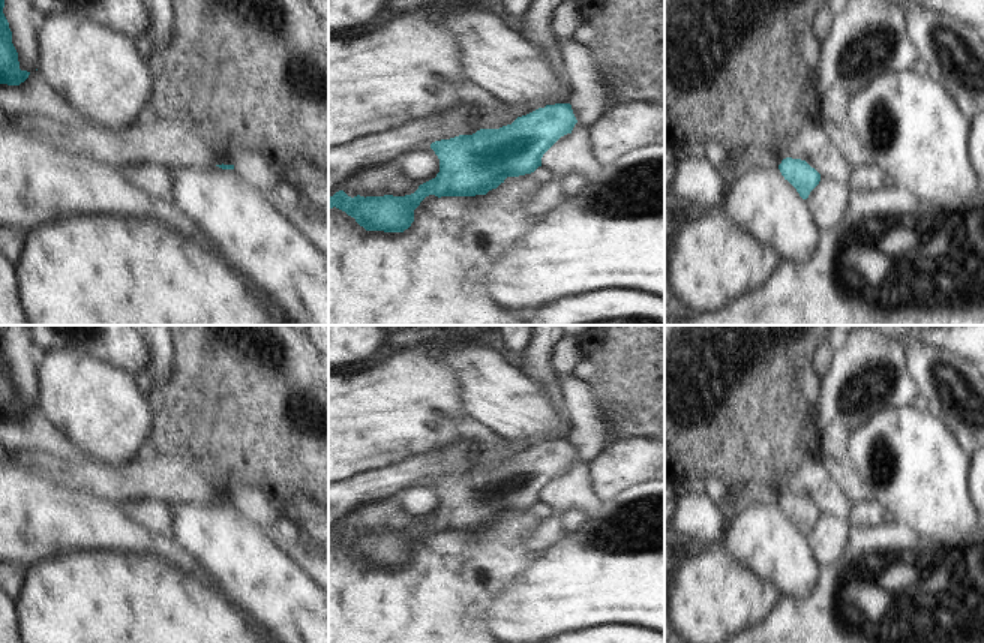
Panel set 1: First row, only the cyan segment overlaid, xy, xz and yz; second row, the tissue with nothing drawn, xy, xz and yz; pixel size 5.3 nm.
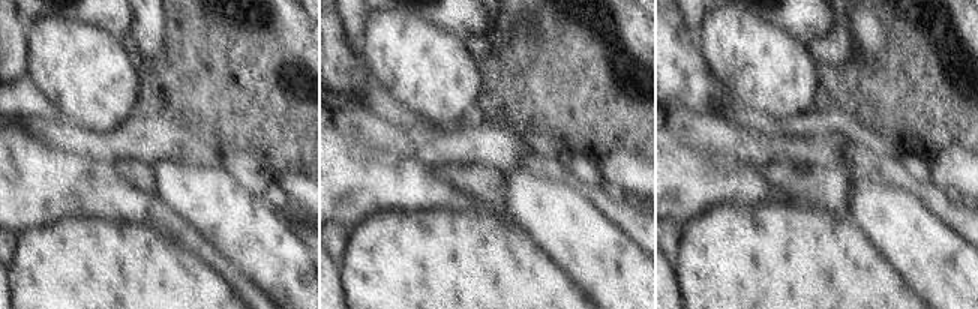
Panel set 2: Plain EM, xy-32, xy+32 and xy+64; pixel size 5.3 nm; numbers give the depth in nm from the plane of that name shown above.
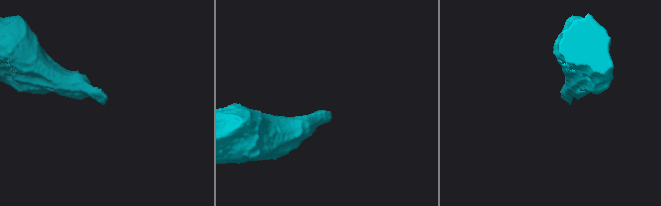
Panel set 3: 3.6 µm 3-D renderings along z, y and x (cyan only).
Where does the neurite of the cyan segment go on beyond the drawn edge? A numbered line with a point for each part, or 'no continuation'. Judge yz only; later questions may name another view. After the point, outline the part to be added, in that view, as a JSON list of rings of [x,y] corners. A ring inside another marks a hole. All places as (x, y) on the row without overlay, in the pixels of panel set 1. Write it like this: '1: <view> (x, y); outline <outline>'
no continuation

